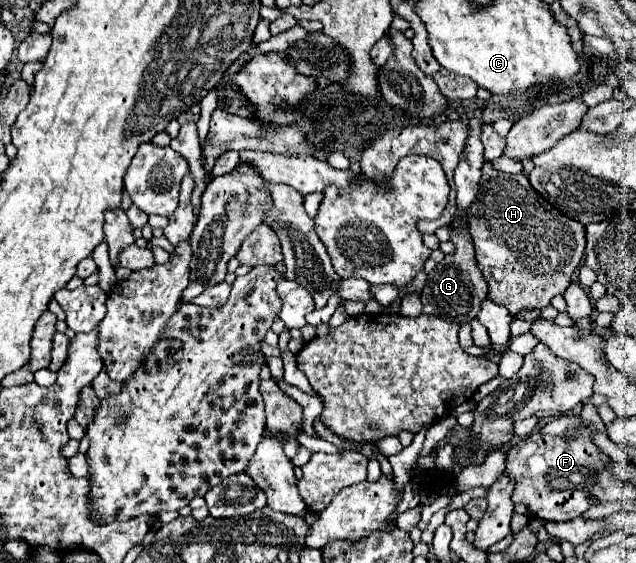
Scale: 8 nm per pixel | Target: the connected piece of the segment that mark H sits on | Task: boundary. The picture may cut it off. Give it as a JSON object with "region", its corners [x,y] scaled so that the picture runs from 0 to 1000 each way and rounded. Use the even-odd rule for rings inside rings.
{"region":[[[766,288],[759,295],[759,313],[756,313],[756,327],[753,327],[753,345],[750,345],[750,355],[741,362],[737,369],[737,412],[744,419],[744,433],[747,433],[747,451],[750,451],[750,465],[753,465],[753,476],[759,483],[759,490],[769,497],[769,526],[778,540],[788,540],[800,551],[800,558],[813,558],[819,547],[857,547],[863,544],[866,529],[876,526],[876,522],[885,522],[892,515],[892,508],[898,504],[898,494],[901,494],[901,483],[907,476],[907,469],[914,465],[917,458],[917,444],[920,444],[920,401],[885,384],[879,373],[873,373],[835,327],[832,327],[832,316],[825,309],[791,309],[791,306],[781,306],[778,298],[772,298],[772,291]]]}

